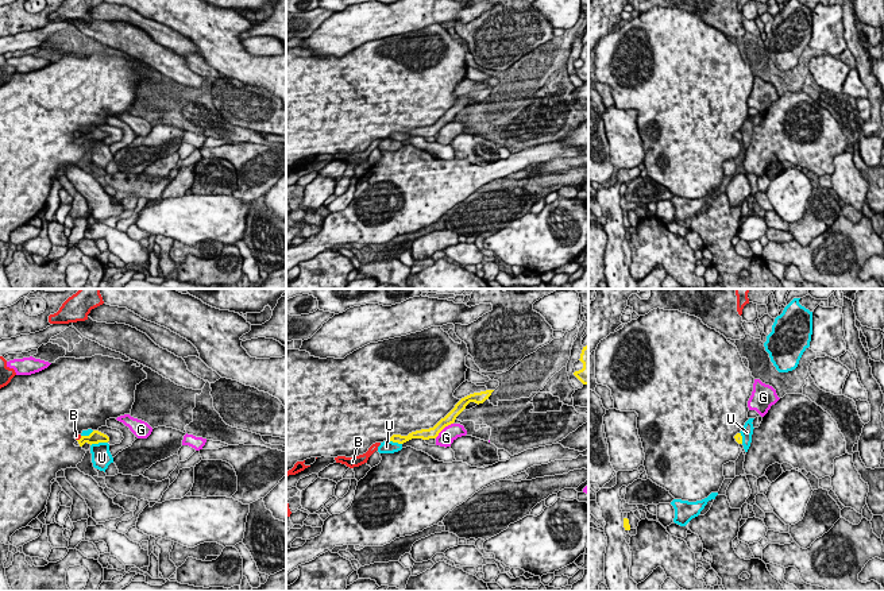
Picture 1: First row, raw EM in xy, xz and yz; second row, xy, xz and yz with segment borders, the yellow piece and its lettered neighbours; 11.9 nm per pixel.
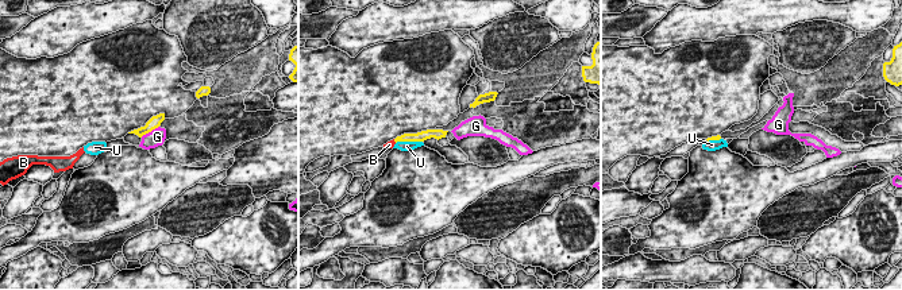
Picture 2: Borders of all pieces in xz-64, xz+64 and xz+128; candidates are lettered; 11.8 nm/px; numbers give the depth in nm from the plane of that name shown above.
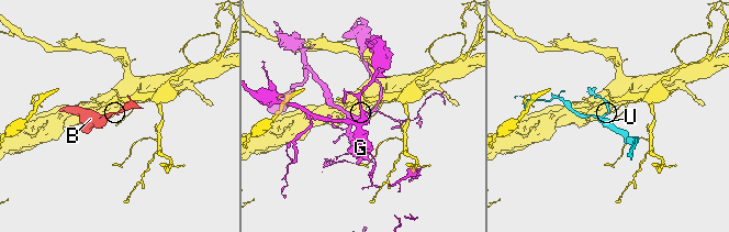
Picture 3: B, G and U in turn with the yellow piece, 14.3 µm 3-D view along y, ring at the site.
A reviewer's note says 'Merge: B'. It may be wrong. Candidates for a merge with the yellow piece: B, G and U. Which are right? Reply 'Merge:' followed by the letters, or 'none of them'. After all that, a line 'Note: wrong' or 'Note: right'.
Merge: none of them
Note: wrong

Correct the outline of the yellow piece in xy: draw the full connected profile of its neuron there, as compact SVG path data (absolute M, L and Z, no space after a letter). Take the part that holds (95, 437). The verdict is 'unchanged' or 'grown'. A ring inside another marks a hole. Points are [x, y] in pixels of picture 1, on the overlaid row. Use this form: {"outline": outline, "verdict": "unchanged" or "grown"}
{"outline": "M93 430L89 436L81 436L80 440L77 440L80 447L82 447L85 443L88 444L99 444L99 443L108 443L109 437L99 430Z", "verdict": "unchanged"}

